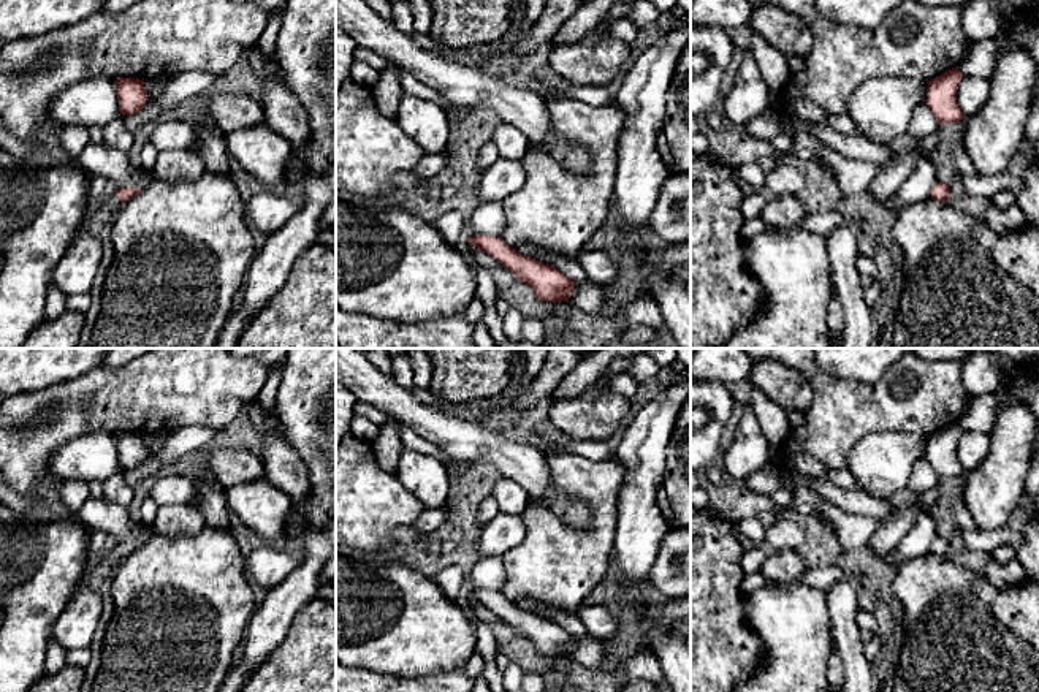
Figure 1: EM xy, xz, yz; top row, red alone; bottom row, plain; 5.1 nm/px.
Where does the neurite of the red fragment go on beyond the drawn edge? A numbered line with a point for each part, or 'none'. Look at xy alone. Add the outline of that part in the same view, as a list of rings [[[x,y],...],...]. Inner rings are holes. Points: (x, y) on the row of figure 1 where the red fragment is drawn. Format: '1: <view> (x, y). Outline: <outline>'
1: xy (111, 201). Outline: [[[109,190],[109,195],[105,198],[105,201],[101,203],[100,209],[109,209],[109,211],[116,211],[120,209],[122,203],[117,198],[116,190]]]

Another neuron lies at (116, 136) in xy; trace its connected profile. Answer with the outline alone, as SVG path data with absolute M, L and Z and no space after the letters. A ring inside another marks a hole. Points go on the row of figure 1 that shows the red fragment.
M122 117L103 128L103 144L109 149L128 154L133 146L133 133L125 128Z

